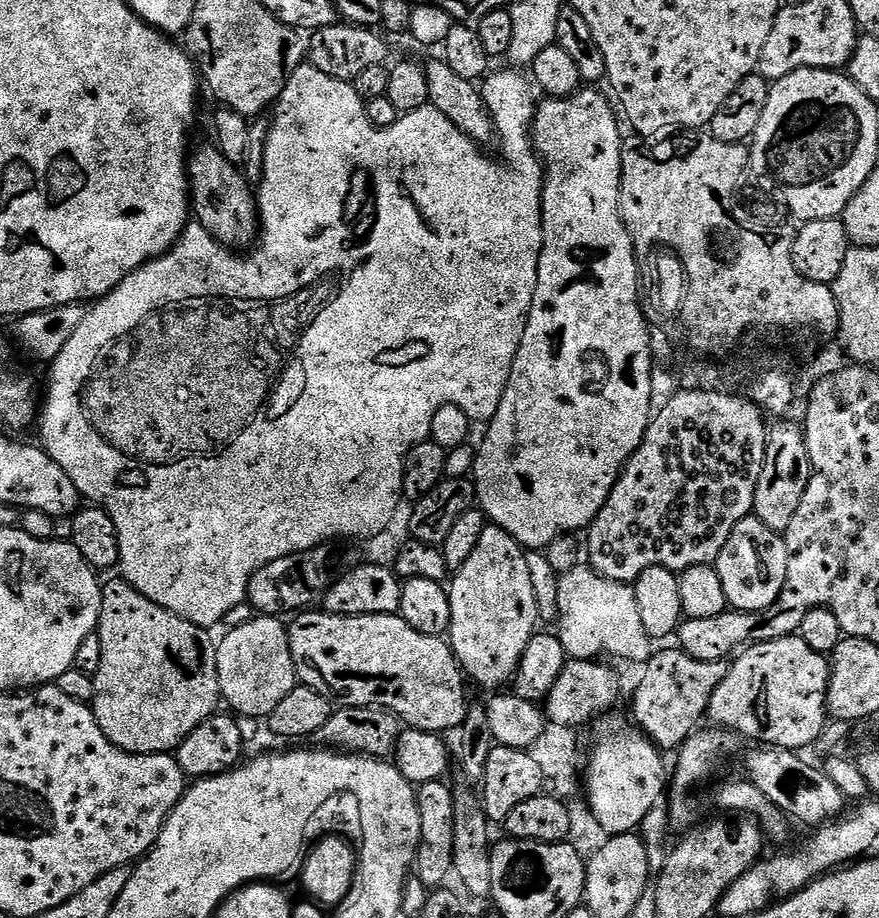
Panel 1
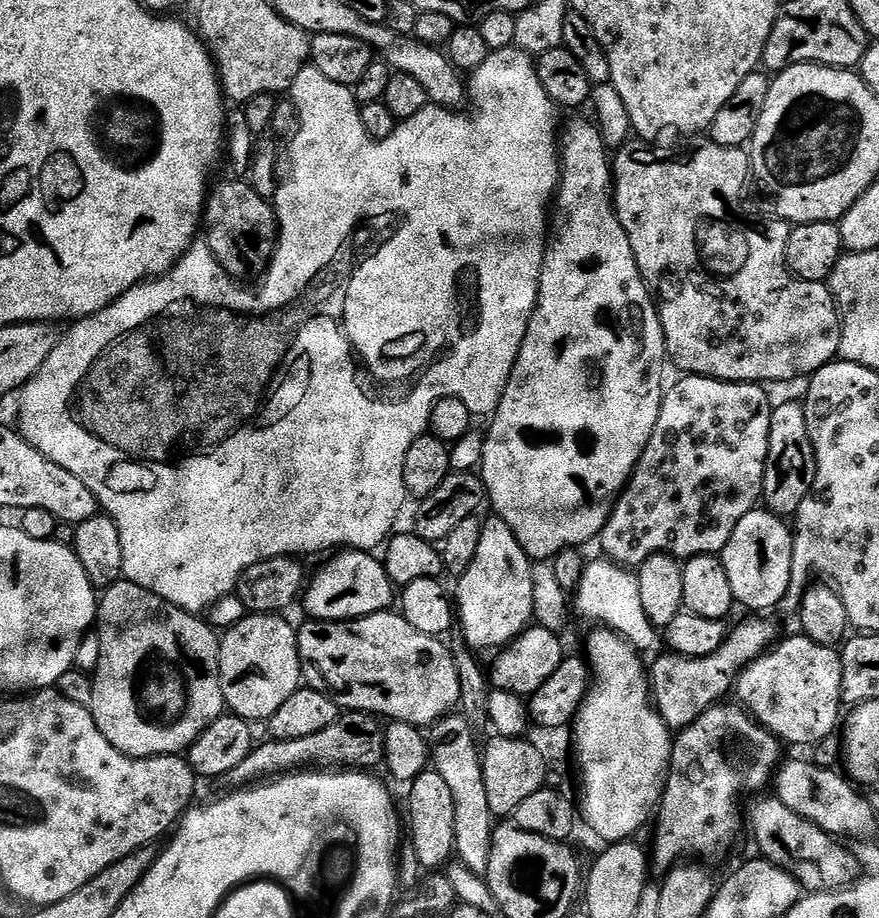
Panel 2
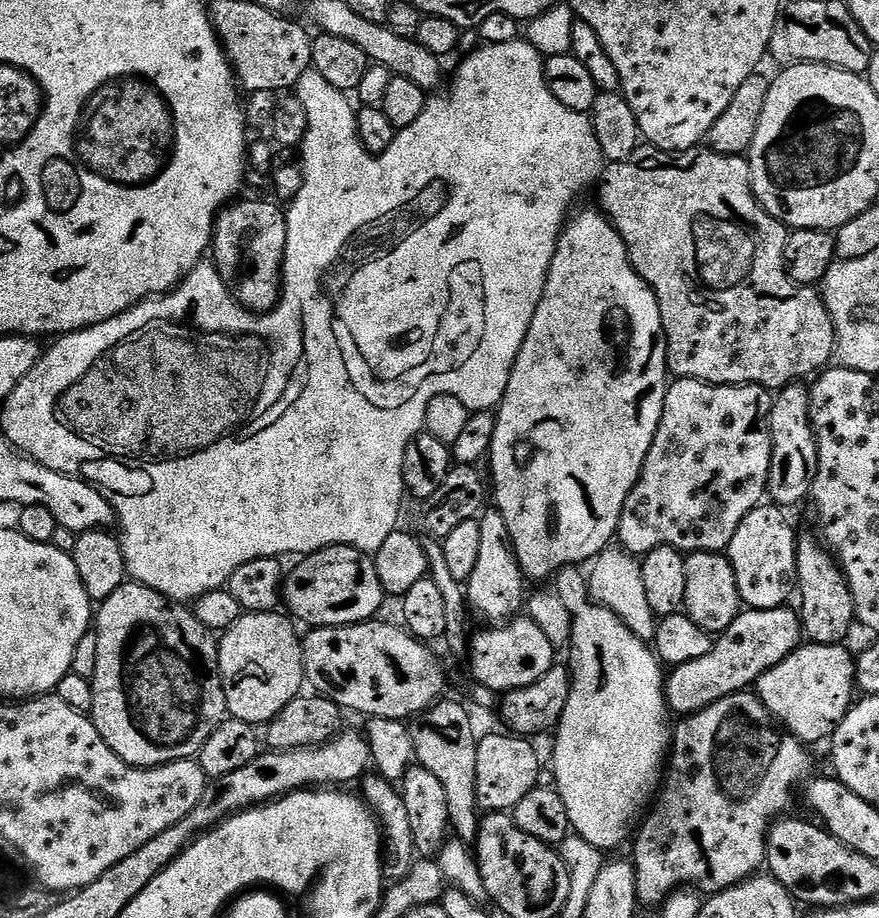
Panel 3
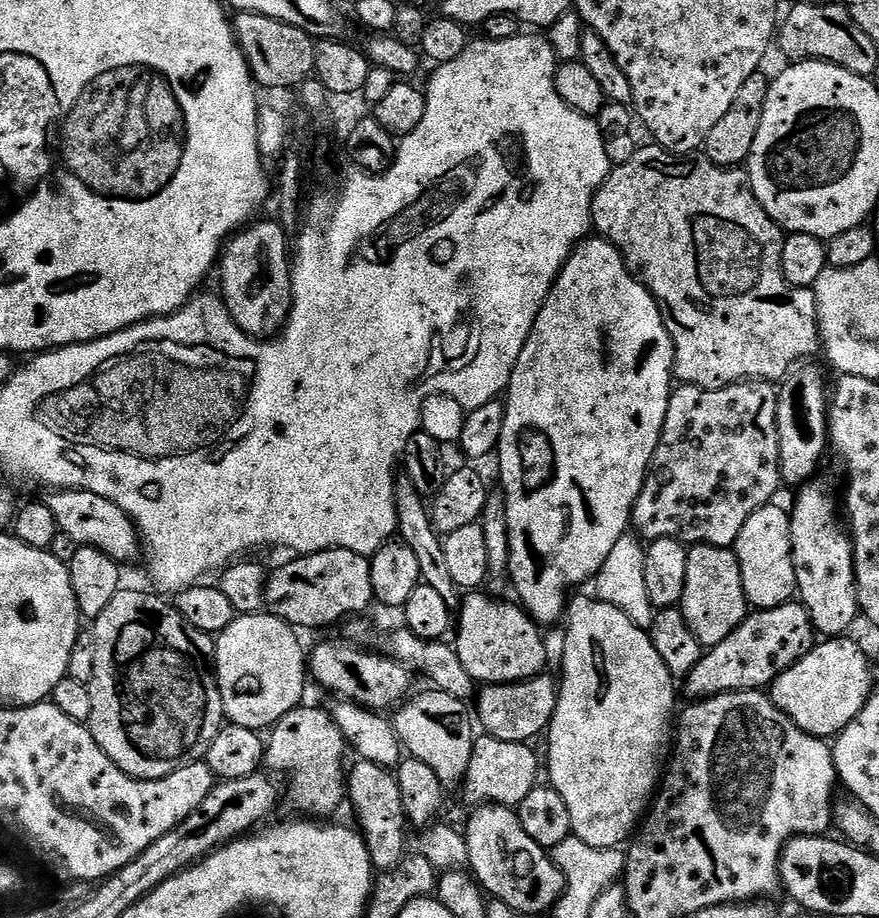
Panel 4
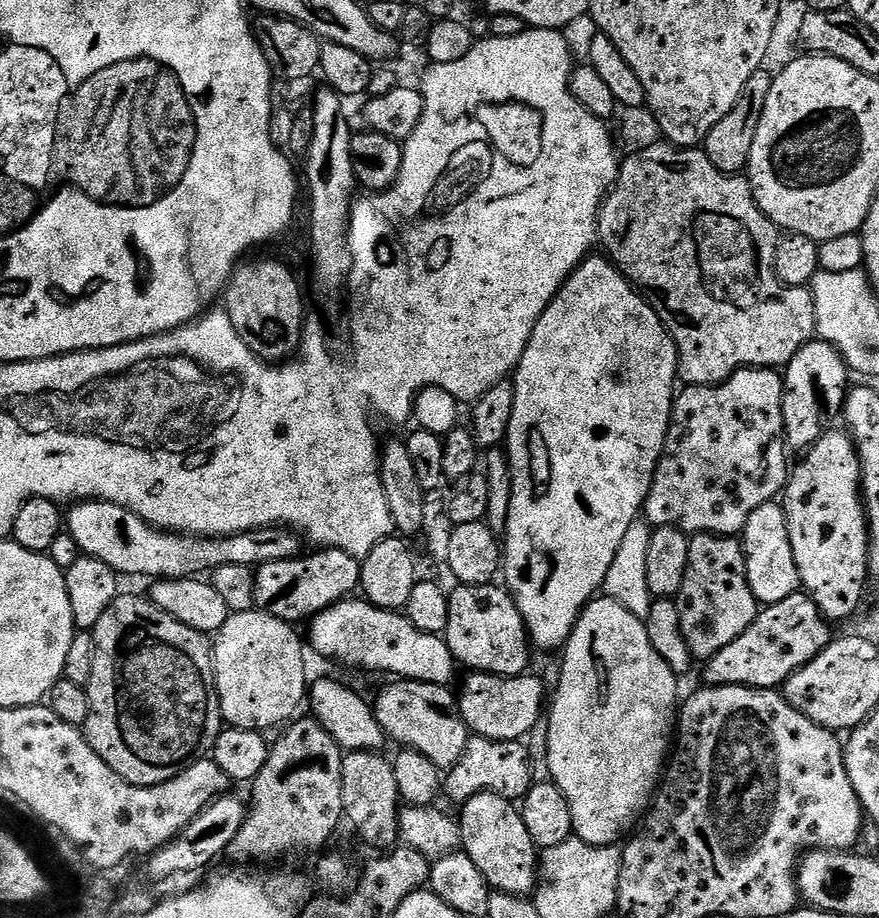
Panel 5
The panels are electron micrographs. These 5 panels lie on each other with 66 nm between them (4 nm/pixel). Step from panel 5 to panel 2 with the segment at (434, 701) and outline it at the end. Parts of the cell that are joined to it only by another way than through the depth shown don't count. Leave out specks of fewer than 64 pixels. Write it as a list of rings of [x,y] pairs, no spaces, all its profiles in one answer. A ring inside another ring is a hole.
[[[449,714],[430,728],[430,760],[434,771],[442,774],[454,794],[455,859],[474,875],[487,877],[490,866],[490,846],[494,817],[486,799],[486,782],[482,778],[481,749],[472,738],[474,728],[460,714]],[[432,732],[432,736],[431,736]]]

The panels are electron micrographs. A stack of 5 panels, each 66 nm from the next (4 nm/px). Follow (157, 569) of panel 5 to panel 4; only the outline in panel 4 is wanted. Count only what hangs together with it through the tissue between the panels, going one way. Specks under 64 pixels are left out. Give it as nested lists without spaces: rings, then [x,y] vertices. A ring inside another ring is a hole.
[[[81,488],[52,490],[47,495],[46,503],[50,510],[54,510],[54,518],[60,530],[74,538],[77,546],[97,548],[118,562],[132,560],[142,552],[142,541],[136,525],[122,509],[114,506],[114,502]]]

